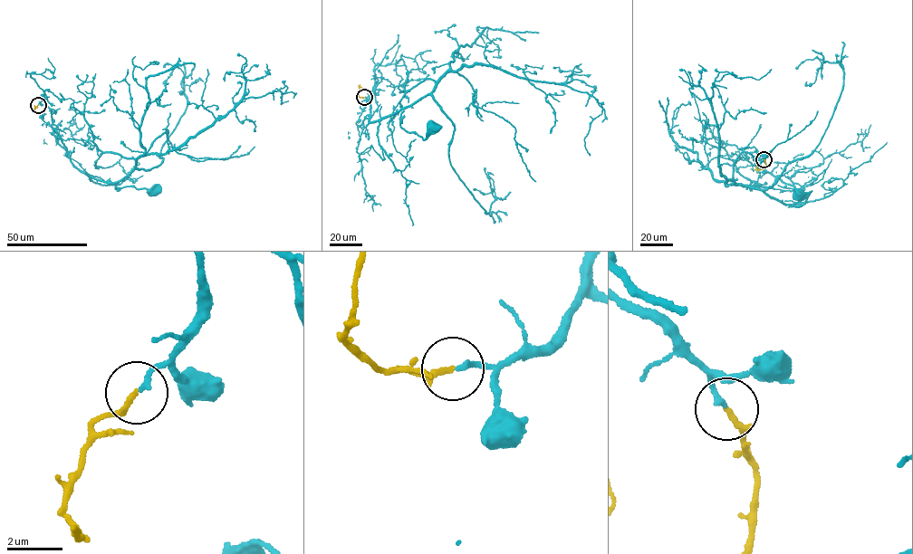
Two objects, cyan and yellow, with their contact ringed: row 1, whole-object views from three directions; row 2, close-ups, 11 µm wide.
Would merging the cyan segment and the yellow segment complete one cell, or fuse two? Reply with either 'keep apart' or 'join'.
join

